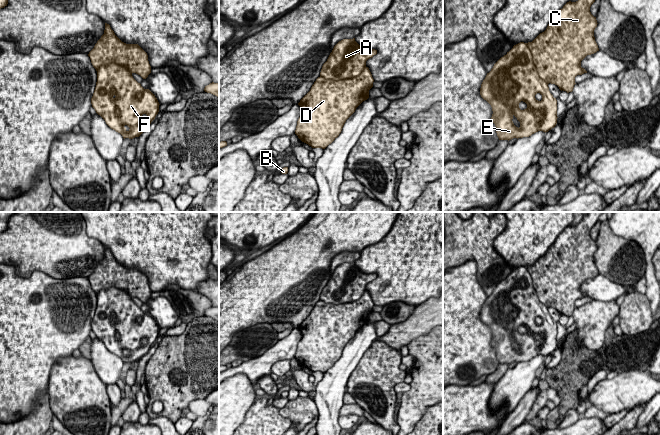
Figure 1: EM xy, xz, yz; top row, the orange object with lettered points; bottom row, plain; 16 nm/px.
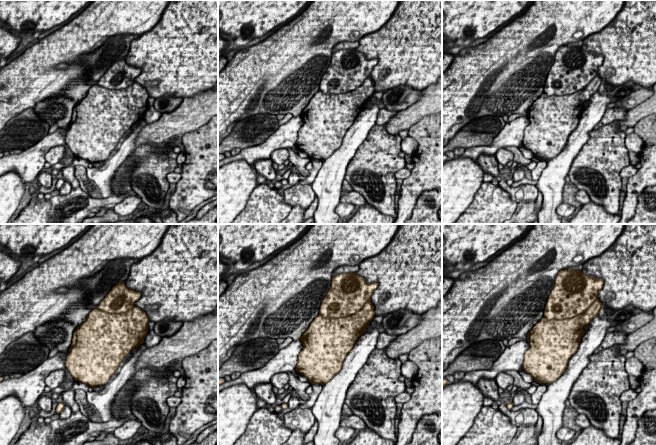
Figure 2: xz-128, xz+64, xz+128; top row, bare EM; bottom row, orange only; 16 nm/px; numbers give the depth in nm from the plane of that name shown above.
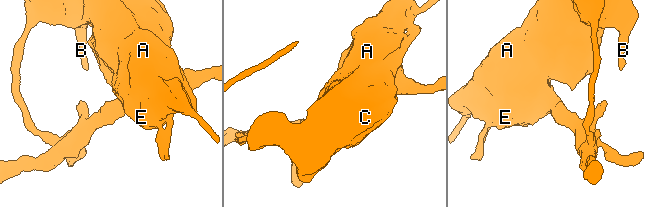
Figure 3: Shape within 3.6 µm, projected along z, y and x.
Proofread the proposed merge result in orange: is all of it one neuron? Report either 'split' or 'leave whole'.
split

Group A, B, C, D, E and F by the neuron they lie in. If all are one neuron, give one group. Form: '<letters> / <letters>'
A E F / B C D

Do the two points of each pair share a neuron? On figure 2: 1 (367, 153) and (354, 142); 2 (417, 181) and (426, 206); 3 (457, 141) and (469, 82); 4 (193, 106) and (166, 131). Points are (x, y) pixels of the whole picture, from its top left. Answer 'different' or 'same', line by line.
1: different
2: different
3: different
4: same

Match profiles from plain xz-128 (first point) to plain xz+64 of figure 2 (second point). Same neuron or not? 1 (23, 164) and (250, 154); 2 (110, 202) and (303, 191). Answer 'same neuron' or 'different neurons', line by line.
1: same neuron
2: same neuron

